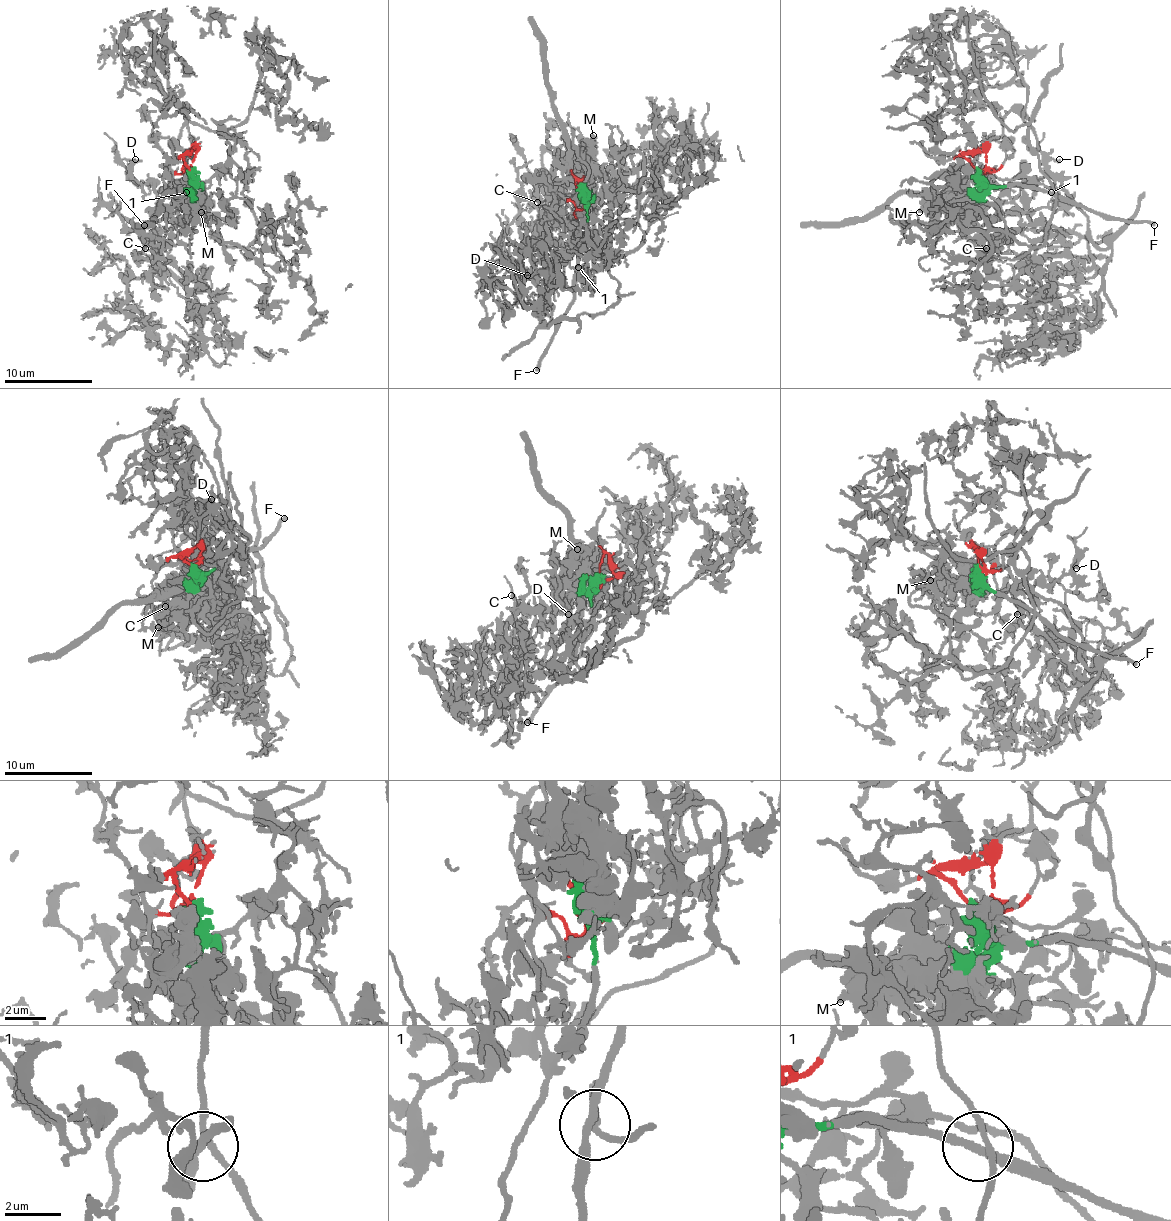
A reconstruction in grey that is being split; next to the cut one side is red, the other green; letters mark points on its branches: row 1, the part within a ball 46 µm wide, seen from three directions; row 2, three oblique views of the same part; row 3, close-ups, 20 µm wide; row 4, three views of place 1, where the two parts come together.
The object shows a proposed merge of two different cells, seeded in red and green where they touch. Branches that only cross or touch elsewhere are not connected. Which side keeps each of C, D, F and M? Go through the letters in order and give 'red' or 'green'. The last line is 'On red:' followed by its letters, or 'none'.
C: red
D: red
F: green
M: green
On red: C, D

